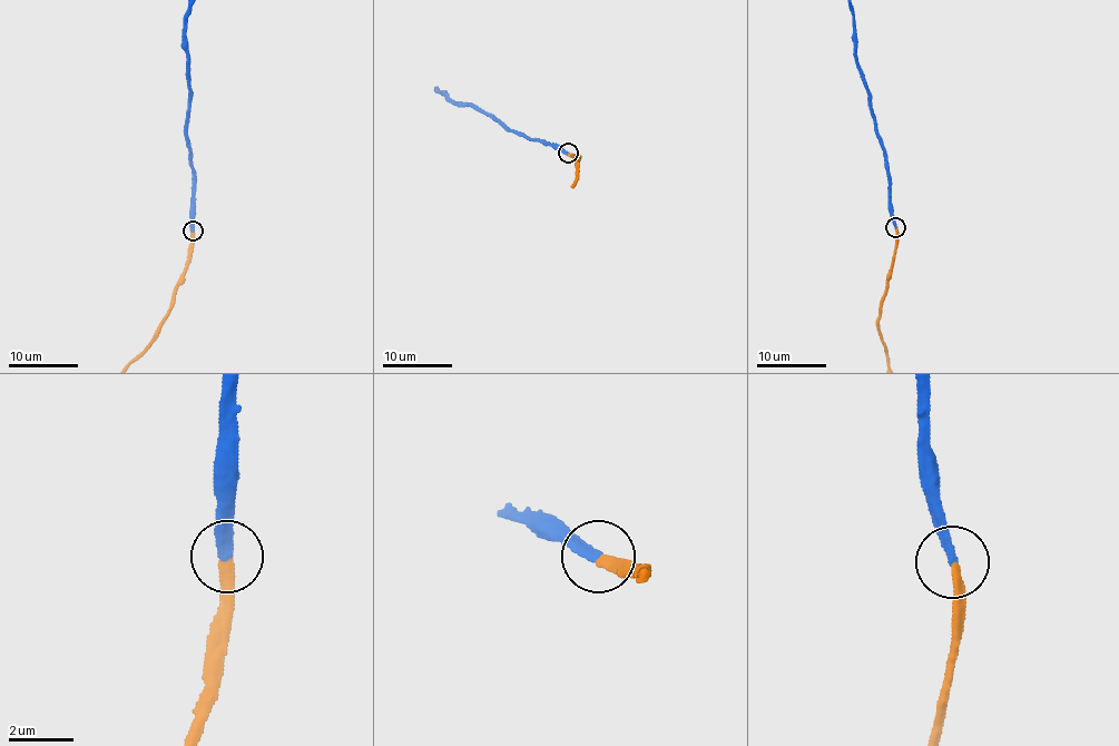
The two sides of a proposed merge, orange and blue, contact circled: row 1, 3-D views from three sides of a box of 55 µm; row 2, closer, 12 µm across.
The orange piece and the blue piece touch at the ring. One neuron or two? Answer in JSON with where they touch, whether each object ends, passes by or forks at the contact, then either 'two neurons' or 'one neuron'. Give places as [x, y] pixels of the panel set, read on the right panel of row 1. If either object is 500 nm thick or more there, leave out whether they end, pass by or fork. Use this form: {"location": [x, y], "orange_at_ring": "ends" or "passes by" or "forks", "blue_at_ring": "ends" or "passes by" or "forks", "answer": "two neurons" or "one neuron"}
{"location": [895, 227], "orange_at_ring": "ends", "blue_at_ring": "ends", "answer": "one neuron"}

